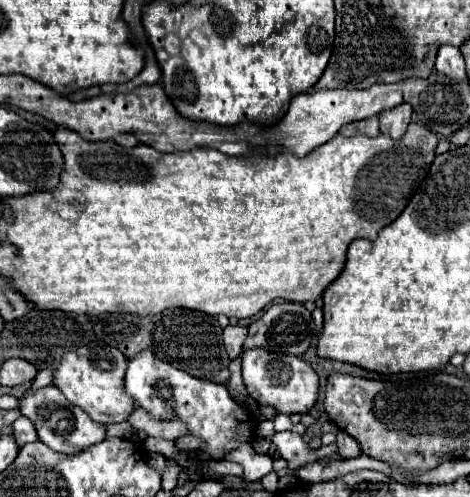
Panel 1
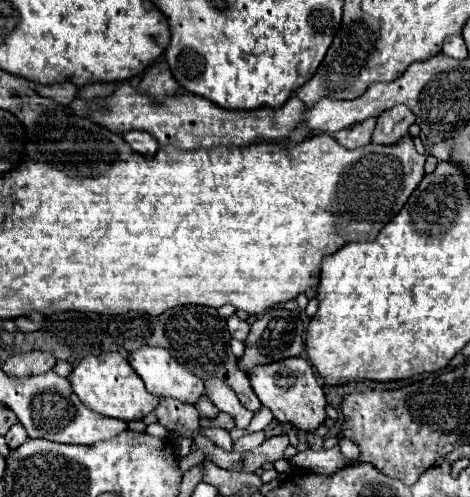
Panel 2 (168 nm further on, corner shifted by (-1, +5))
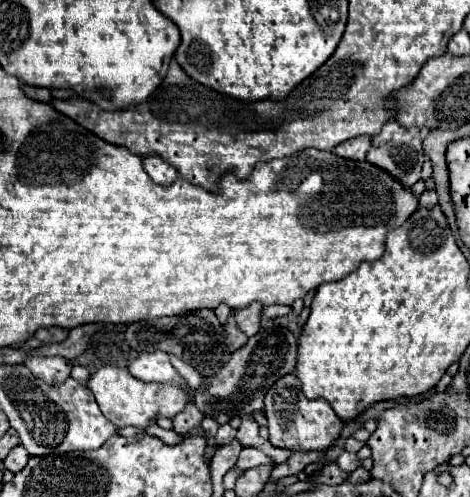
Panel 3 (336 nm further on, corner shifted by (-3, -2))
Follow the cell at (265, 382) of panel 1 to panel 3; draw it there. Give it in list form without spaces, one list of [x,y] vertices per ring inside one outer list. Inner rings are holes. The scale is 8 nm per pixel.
[[[293,373],[279,379],[271,391],[267,391],[265,417],[269,421],[269,441],[275,447],[287,447],[293,451],[325,451],[335,443],[343,429],[343,421],[325,399],[307,399],[303,395],[301,383]]]

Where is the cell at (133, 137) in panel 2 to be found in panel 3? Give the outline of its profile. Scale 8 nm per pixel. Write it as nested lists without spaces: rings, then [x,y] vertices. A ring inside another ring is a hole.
[[[155,153],[143,157],[143,167],[149,173],[149,177],[155,179],[155,183],[159,183],[159,185],[169,185],[177,179],[177,169],[171,167],[167,161],[163,161]]]

